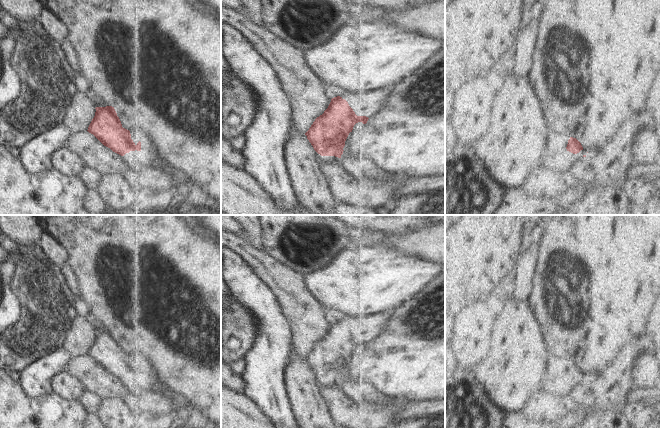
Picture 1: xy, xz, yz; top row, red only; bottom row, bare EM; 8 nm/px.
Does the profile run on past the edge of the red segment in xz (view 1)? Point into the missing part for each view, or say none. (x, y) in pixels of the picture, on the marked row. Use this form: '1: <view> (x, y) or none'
1: xz (369, 104)

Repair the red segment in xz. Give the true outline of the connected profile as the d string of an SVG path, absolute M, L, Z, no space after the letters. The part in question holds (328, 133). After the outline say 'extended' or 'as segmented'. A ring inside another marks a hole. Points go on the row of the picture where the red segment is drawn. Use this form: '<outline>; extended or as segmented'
M393 87L375 89L365 93L358 92L348 95L346 101L340 96L331 99L328 108L317 117L309 130L305 133L314 150L321 156L335 156L341 158L345 141L356 123L366 124L369 118L377 115L389 102L393 94Z; extended

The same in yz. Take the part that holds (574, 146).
M550 122L547 127L547 140L544 149L545 160L559 158L565 149L573 154L577 154L583 150L583 147L567 131L561 130L553 122Z; extended

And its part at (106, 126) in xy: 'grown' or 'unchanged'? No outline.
grown

